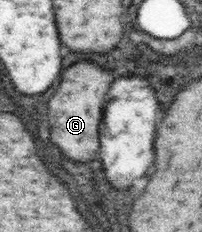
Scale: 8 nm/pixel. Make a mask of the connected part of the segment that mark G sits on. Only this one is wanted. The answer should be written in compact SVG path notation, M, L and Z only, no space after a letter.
M75 62L63 76L57 92L49 100L49 120L53 126L51 142L65 152L71 160L91 160L93 152L99 150L99 128L103 120L103 108L107 104L107 92L113 84L113 72L97 66L95 62Z

